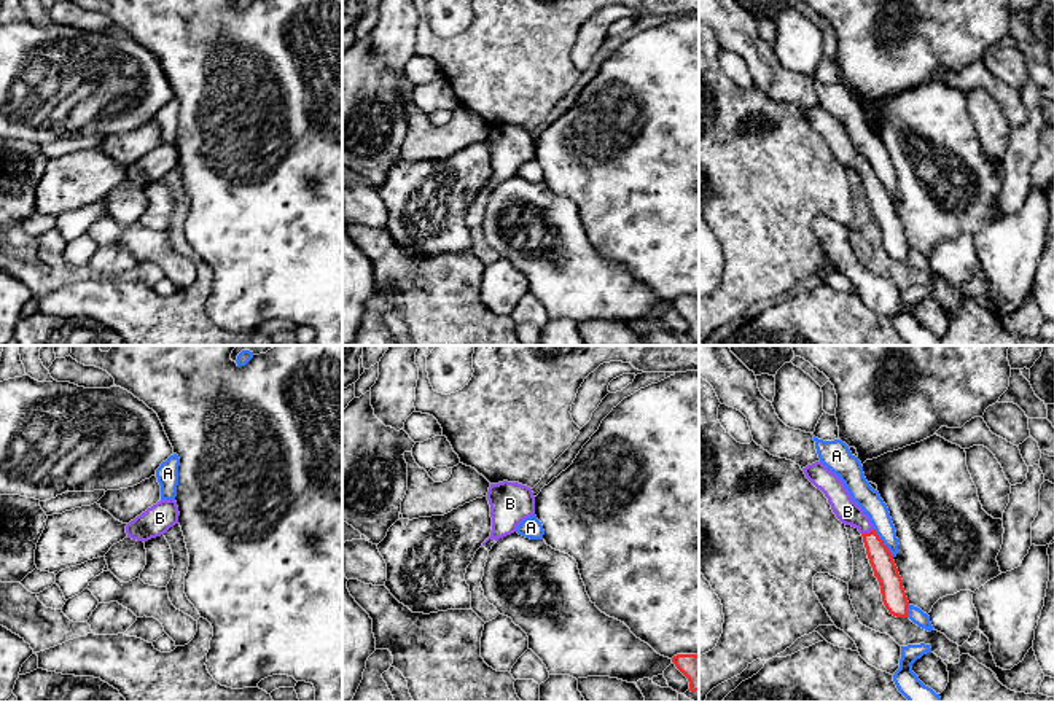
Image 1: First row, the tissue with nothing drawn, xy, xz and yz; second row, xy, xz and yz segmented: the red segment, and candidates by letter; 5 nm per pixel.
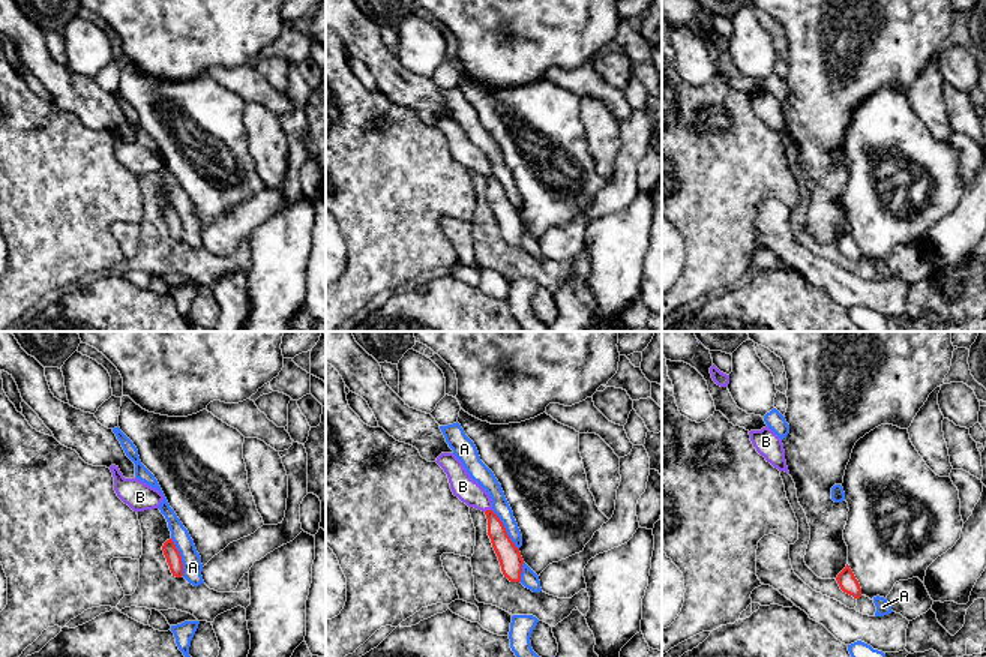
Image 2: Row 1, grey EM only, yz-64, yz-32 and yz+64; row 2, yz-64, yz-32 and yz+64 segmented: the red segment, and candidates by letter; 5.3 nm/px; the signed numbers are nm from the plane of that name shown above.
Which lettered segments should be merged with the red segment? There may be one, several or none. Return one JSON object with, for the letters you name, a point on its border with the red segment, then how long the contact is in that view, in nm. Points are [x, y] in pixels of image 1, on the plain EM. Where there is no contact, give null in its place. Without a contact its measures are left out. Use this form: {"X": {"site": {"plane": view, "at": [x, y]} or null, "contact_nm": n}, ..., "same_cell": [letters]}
{"B": {"site": {"plane": "yz", "at": [866, 177]}, "contact_nm": 70}, "same_cell": ["B"]}

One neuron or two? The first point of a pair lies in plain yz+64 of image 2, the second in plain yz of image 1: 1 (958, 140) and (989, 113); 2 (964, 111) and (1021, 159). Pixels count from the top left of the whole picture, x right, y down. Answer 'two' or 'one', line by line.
1: two
2: two

